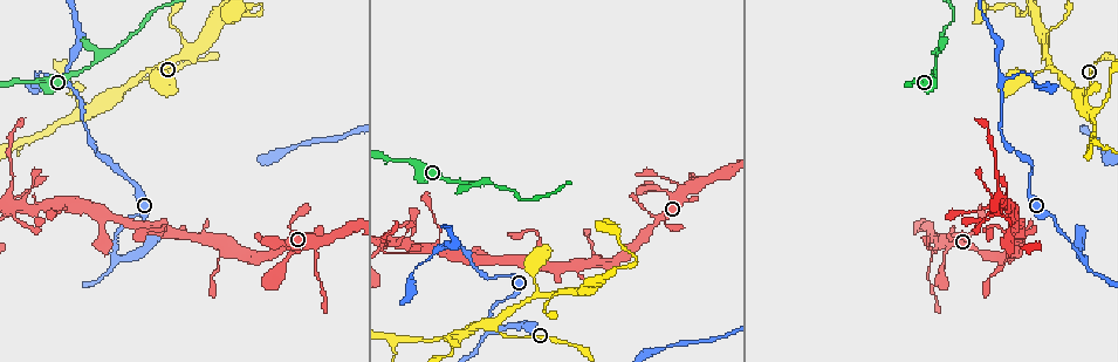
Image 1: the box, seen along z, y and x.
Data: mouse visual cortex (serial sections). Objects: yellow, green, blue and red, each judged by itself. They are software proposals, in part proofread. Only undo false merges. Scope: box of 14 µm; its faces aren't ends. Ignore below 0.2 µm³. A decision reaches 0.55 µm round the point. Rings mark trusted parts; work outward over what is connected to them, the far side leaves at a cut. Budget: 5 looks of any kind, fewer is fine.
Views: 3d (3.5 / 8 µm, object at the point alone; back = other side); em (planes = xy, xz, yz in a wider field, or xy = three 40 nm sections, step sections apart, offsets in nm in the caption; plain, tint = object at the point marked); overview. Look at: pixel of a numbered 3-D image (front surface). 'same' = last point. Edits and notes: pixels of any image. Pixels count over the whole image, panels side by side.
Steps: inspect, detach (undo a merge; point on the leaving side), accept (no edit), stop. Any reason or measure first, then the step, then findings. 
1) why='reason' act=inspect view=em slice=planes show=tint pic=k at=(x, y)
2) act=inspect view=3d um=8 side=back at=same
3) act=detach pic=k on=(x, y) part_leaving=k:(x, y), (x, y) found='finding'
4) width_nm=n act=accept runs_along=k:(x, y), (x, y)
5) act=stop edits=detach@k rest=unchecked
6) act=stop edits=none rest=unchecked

why='three-way junction' act=inspect view=3d um=3.5 pic=1 at=(115, 258)

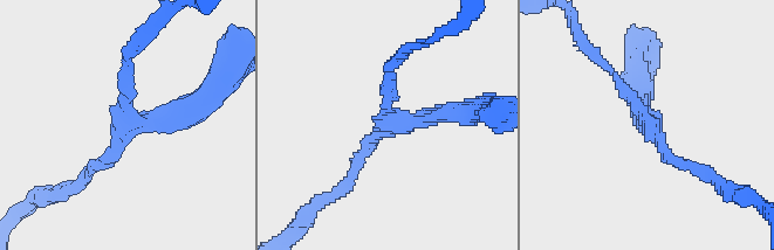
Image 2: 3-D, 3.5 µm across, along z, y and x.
arm_widths_nm=150,150,250 act=accept runs_along=2:(125, 54), (125, 118), (197, 104) found='all the same cell'

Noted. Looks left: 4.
why='side arm on a straight run' act=inspect view=3d um=8 pic=1 at=(395, 341)

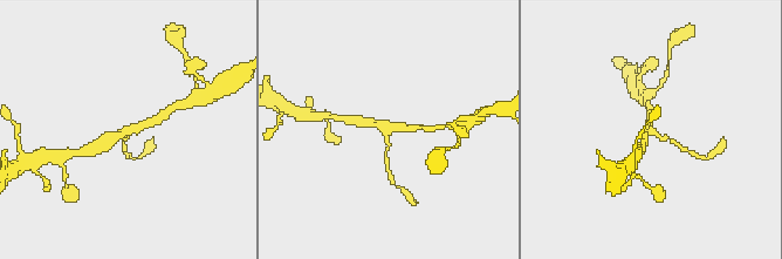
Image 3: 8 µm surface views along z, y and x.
arms=3 arm_widths_nm=100,250,250 act=inspect view=em slice=xy step=2 show=tint pic=3 at=(389, 127)

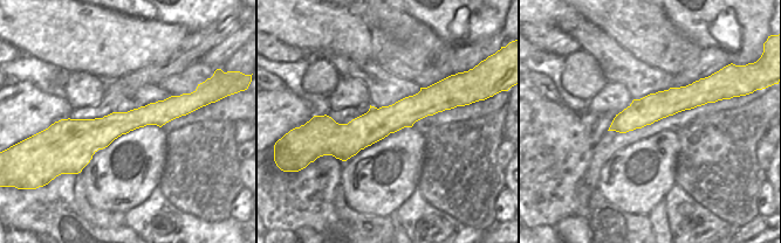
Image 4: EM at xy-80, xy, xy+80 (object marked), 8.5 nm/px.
width_nm=280 act=accept runs_along=3:(160, 118), (144, 122), (101, 147) found='one cell here'

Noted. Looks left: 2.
act=stop edits=none rest=unchecked

